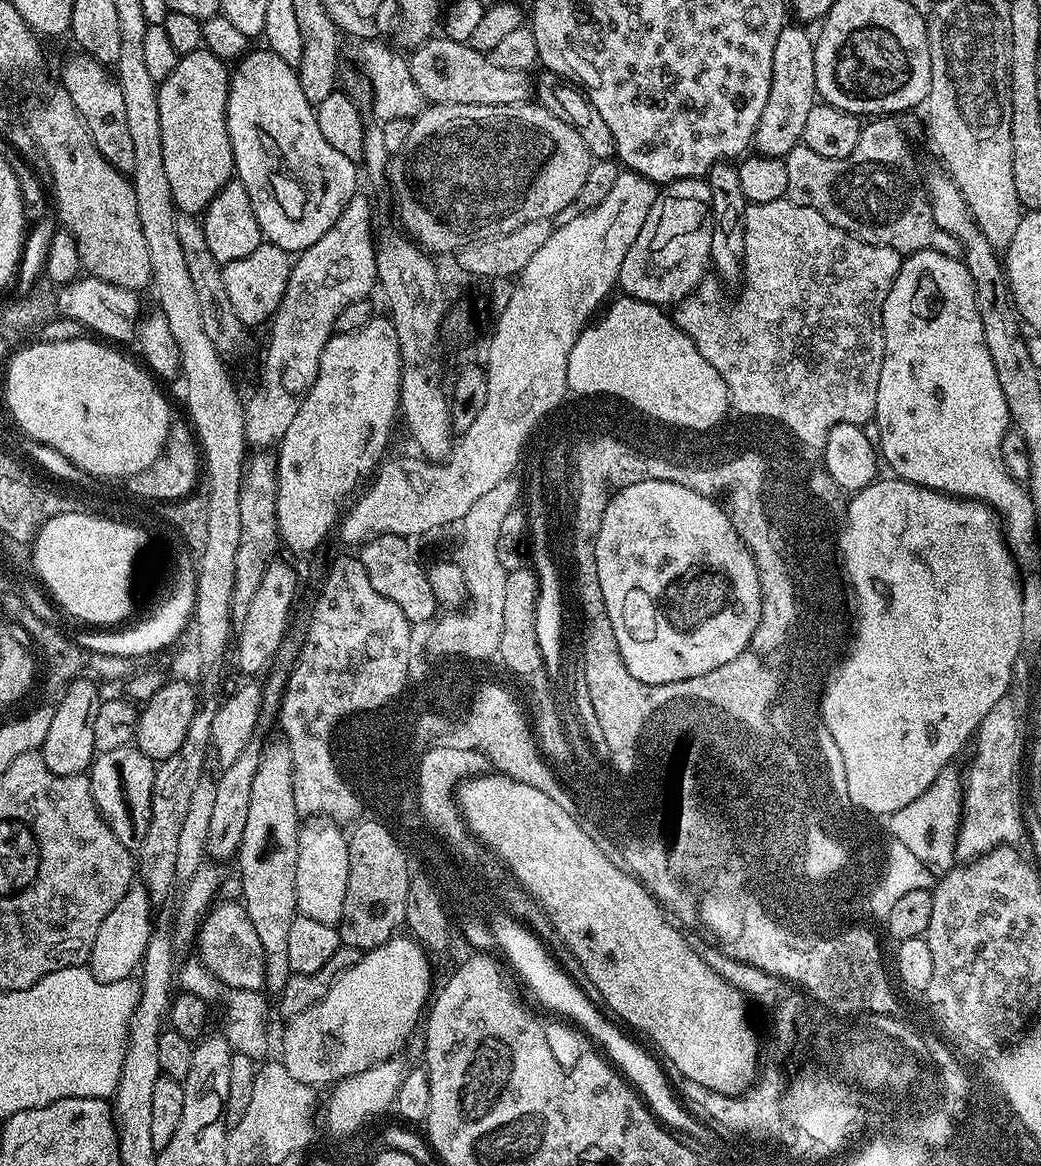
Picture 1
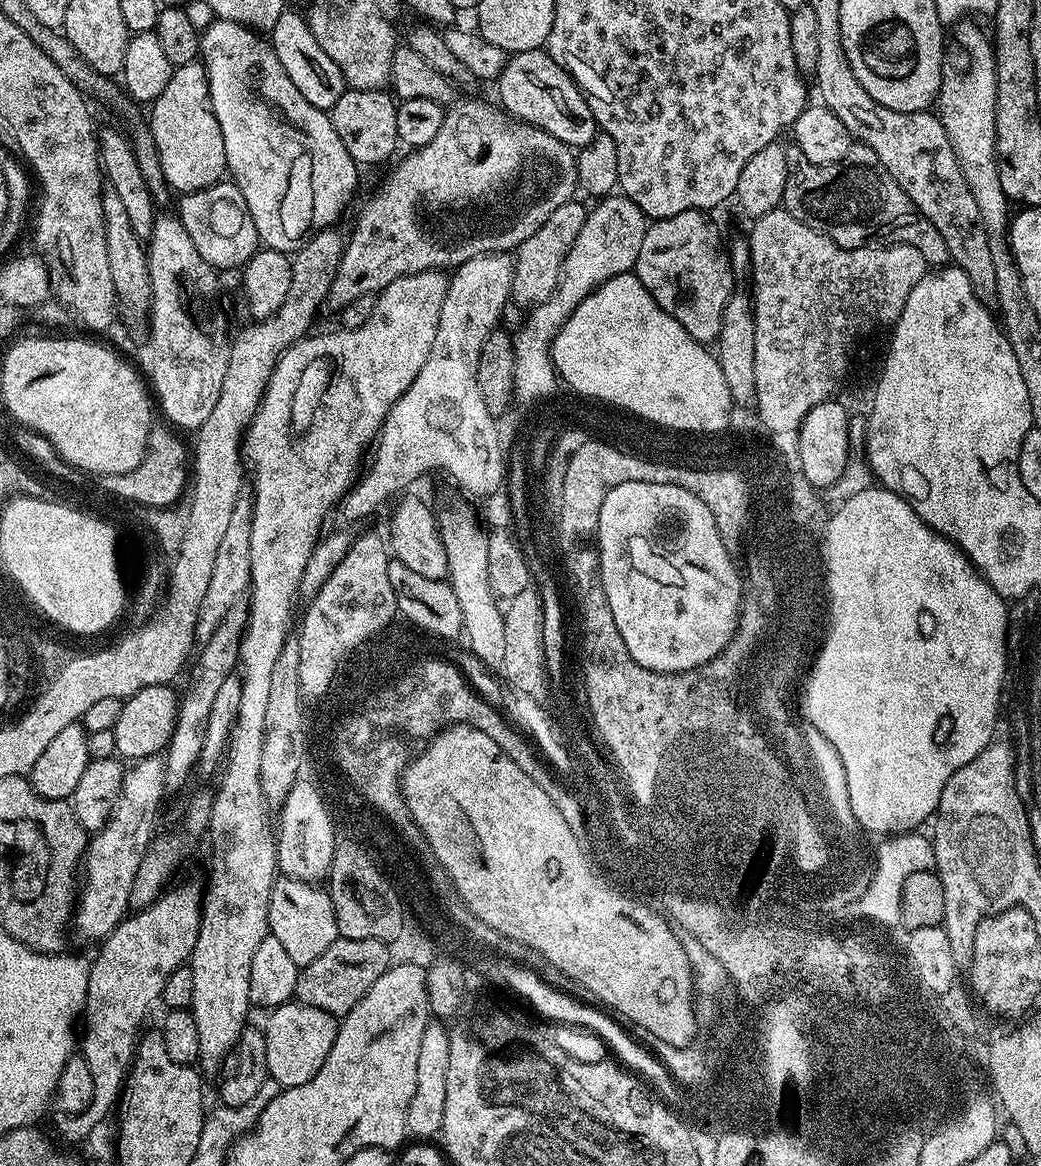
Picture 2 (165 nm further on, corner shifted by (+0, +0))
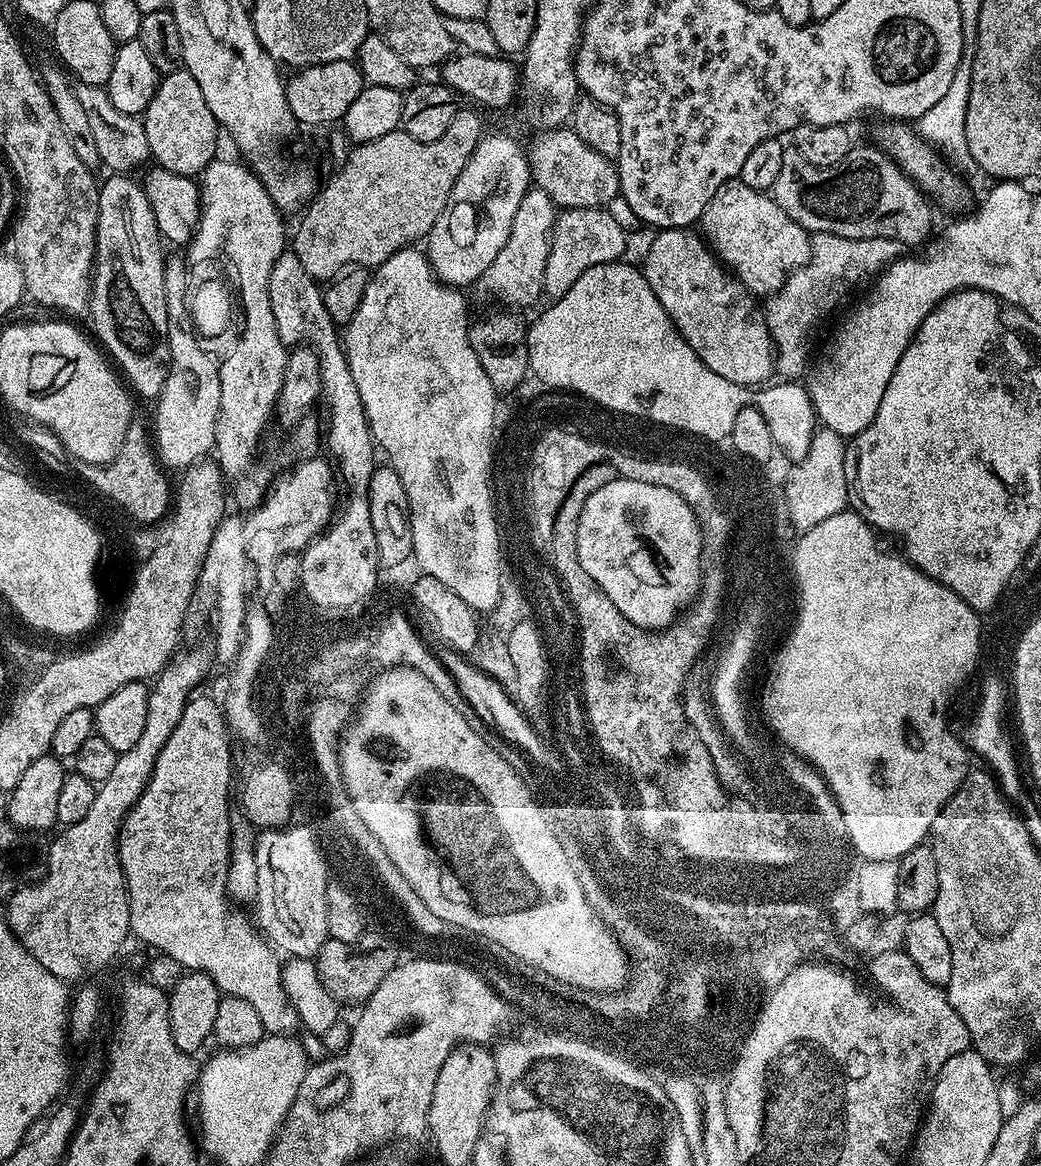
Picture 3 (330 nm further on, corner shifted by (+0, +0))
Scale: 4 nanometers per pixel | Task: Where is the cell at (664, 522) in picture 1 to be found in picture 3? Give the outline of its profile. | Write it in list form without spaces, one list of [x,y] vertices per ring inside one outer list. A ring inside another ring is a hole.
[[[617,478],[594,490],[586,498],[586,506],[582,506],[582,518],[578,518],[576,553],[582,570],[598,582],[606,598],[630,622],[649,630],[664,629],[675,623],[700,592],[703,534],[691,506],[666,486]]]

